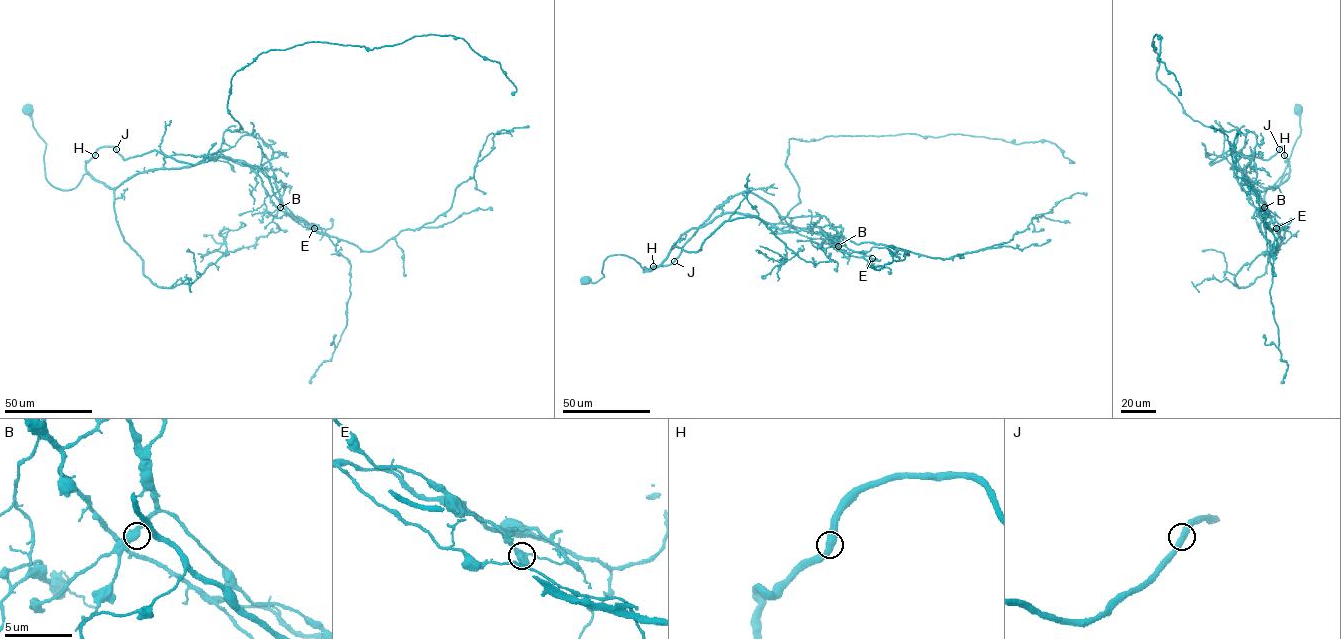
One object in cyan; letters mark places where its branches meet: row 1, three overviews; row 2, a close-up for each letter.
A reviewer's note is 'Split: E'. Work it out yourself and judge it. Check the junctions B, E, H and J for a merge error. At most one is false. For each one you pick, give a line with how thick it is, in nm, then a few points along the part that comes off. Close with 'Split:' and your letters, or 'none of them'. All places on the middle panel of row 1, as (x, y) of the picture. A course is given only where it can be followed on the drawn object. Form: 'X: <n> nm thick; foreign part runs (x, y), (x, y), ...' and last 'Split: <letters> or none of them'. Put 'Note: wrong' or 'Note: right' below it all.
E: 480 nm thick; foreign part runs (871, 258), (849, 250), (834, 236), (833, 239), (815, 232)
Split: E
Note: right

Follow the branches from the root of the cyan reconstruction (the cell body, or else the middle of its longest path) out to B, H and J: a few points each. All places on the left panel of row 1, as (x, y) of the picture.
B: (27, 110), (57, 188), (85, 174), (115, 188), (222, 156), (270, 168), (280, 207)
H: (27, 110), (32, 126), (46, 144), (45, 177), (53, 186), (74, 188), (89, 174), (85, 161), (95, 155)
J: (27, 110), (46, 144), (45, 177), (54, 187), (74, 188), (89, 174), (85, 161), (99, 148), (116, 149)

